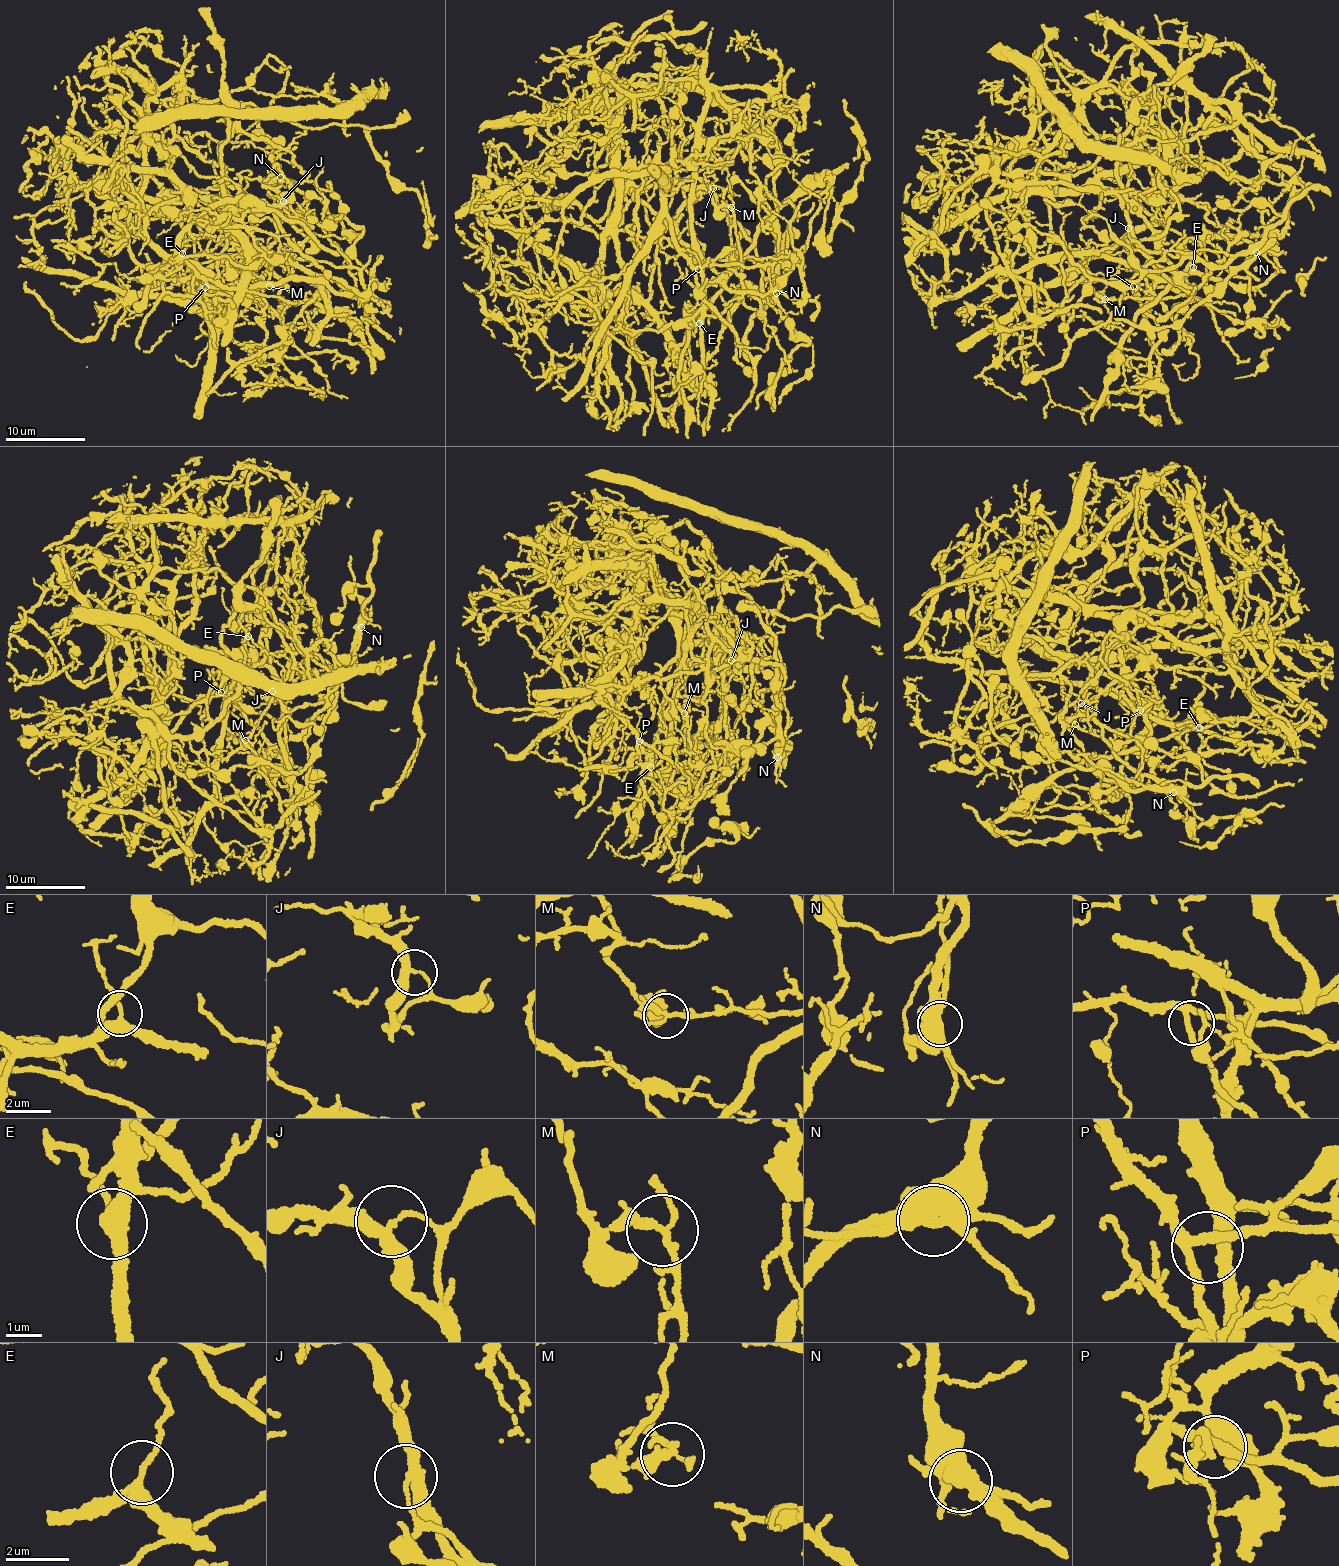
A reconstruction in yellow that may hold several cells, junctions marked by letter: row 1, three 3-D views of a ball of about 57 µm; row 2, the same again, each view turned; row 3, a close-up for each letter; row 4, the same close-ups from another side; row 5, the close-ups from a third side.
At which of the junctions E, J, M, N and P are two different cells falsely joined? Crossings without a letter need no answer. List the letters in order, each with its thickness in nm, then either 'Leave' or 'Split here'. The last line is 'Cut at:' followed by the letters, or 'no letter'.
E: Thickness 240 nm. Leave
J: Thickness 260 nm. Split here
M: Thickness 190 nm. Split here
N: Thickness 480 nm. Split here
P: Thickness 240 nm. Leave
Cut at: J, M, N

